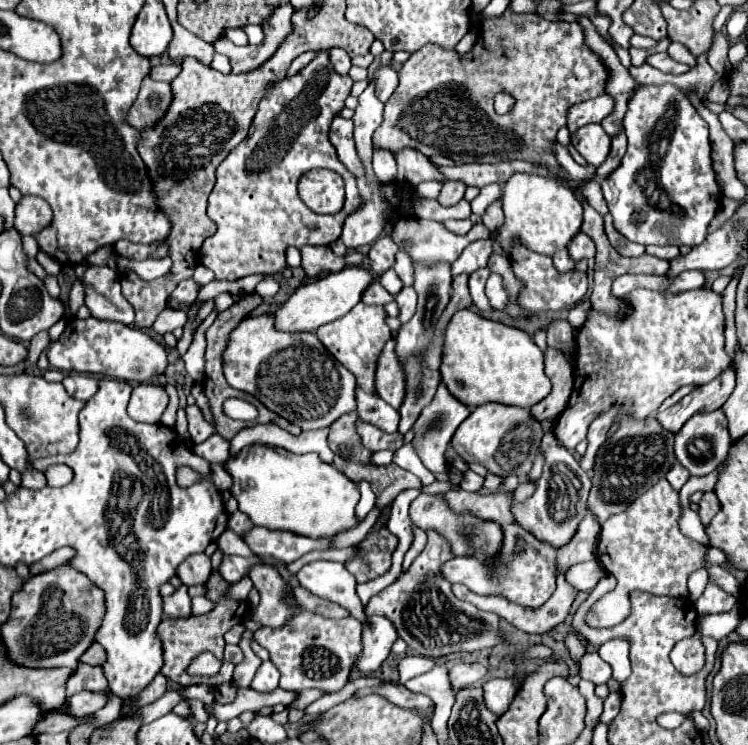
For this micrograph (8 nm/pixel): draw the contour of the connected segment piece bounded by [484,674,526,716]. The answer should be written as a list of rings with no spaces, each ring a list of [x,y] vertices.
[[[516,674],[514,678],[504,678],[504,680],[500,680],[500,678],[488,680],[484,684],[484,698],[486,698],[488,708],[492,708],[492,712],[502,716],[508,710],[512,698],[516,694],[516,686],[512,682],[524,680],[524,678],[526,678],[526,674]]]

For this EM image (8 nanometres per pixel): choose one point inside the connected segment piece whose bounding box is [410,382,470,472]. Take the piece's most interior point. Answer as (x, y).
(432, 431)

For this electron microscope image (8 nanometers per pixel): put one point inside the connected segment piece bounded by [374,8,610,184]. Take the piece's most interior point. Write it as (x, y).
(443, 105)

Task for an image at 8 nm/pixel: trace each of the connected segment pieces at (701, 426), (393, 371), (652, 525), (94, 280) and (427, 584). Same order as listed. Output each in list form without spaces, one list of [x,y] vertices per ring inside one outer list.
[[[718,410],[718,412],[710,412],[710,414],[692,416],[692,420],[688,420],[688,424],[684,424],[682,432],[676,434],[674,454],[676,454],[676,460],[690,472],[690,476],[704,476],[704,474],[710,474],[728,456],[730,444],[732,444],[732,440],[728,436],[724,414],[722,414],[722,410]]]
[[[390,338],[382,350],[376,368],[376,390],[382,400],[386,400],[392,408],[400,408],[406,396],[406,370],[402,370],[402,362],[396,356],[396,340]]]
[[[666,480],[656,482],[624,512],[602,524],[596,556],[604,564],[604,570],[616,578],[620,576],[620,584],[624,584],[628,590],[646,590],[652,594],[686,598],[686,580],[694,570],[704,566],[704,554],[708,548],[690,546],[690,540],[680,534],[678,518],[678,492]]]
[[[88,264],[80,282],[84,286],[84,304],[90,310],[90,316],[98,320],[112,320],[122,324],[134,322],[134,310],[124,300],[120,292],[118,274],[108,266]]]
[[[428,532],[428,544],[412,562],[410,570],[402,572],[392,586],[372,596],[370,602],[364,606],[366,616],[382,614],[390,618],[392,624],[398,628],[400,638],[416,654],[426,658],[492,648],[506,640],[500,630],[500,618],[494,612],[478,610],[474,604],[462,602],[452,594],[450,584],[446,584],[438,570],[440,564],[450,558],[452,554],[448,552],[448,542],[442,536],[436,536],[436,532]]]

